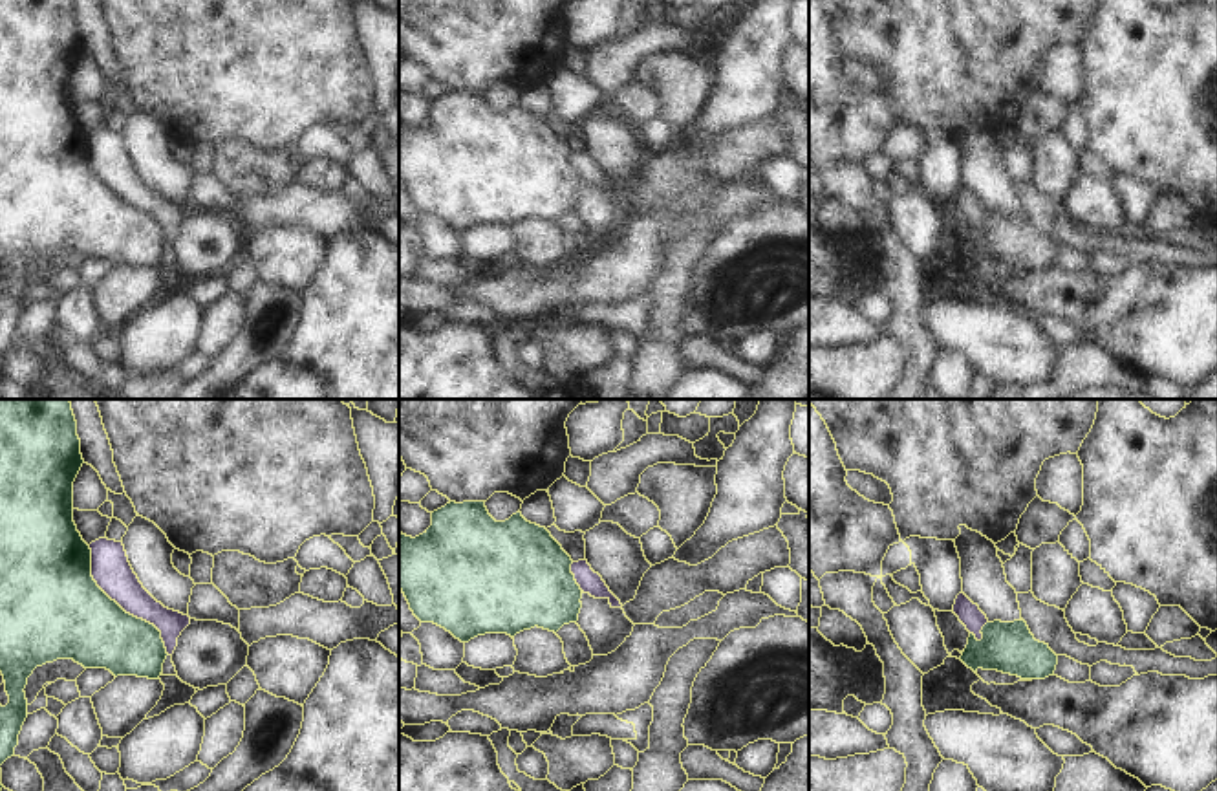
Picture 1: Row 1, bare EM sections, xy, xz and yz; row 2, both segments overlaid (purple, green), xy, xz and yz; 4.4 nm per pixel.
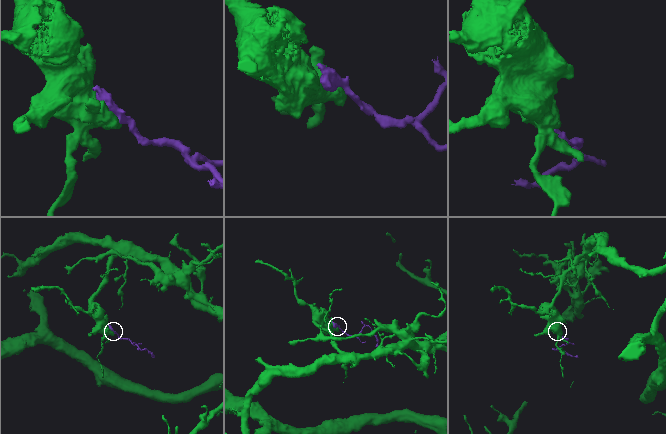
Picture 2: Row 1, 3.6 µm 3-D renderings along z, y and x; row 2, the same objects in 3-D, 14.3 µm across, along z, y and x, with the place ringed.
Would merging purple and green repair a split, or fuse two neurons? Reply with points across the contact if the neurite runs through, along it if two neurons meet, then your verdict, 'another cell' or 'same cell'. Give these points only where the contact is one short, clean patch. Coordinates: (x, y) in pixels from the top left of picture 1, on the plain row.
another cell

